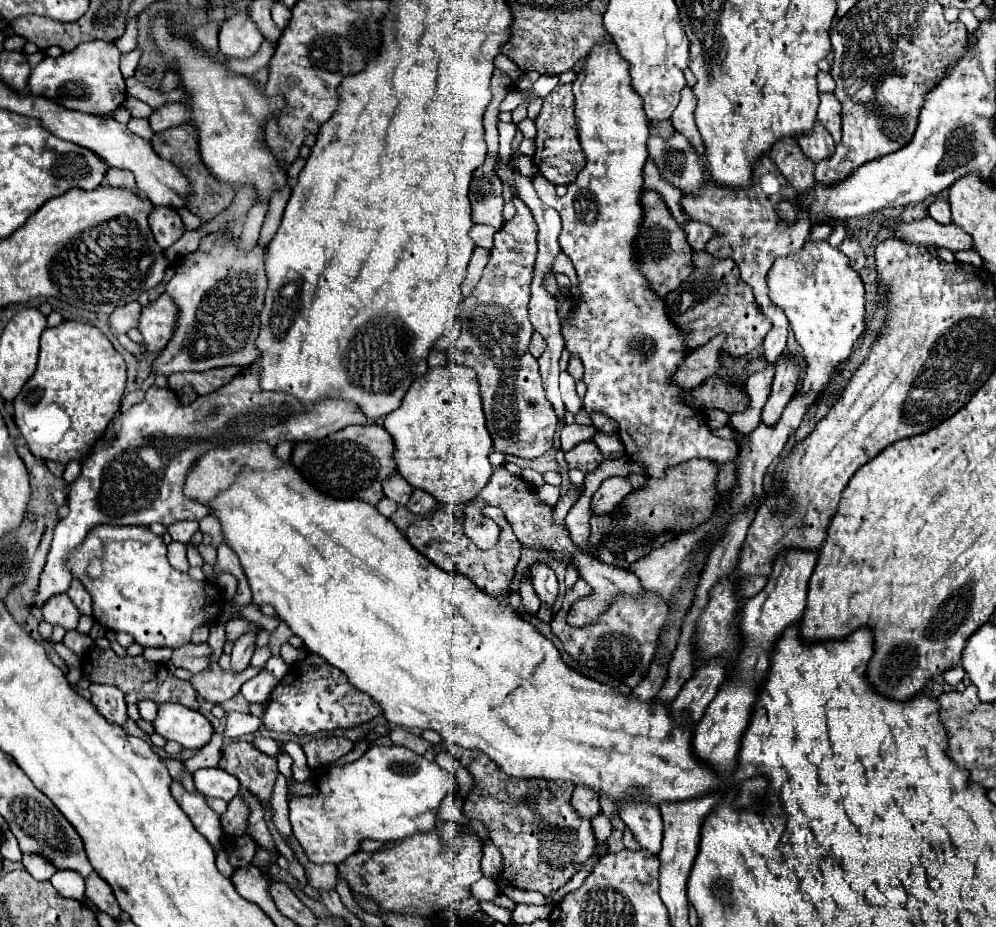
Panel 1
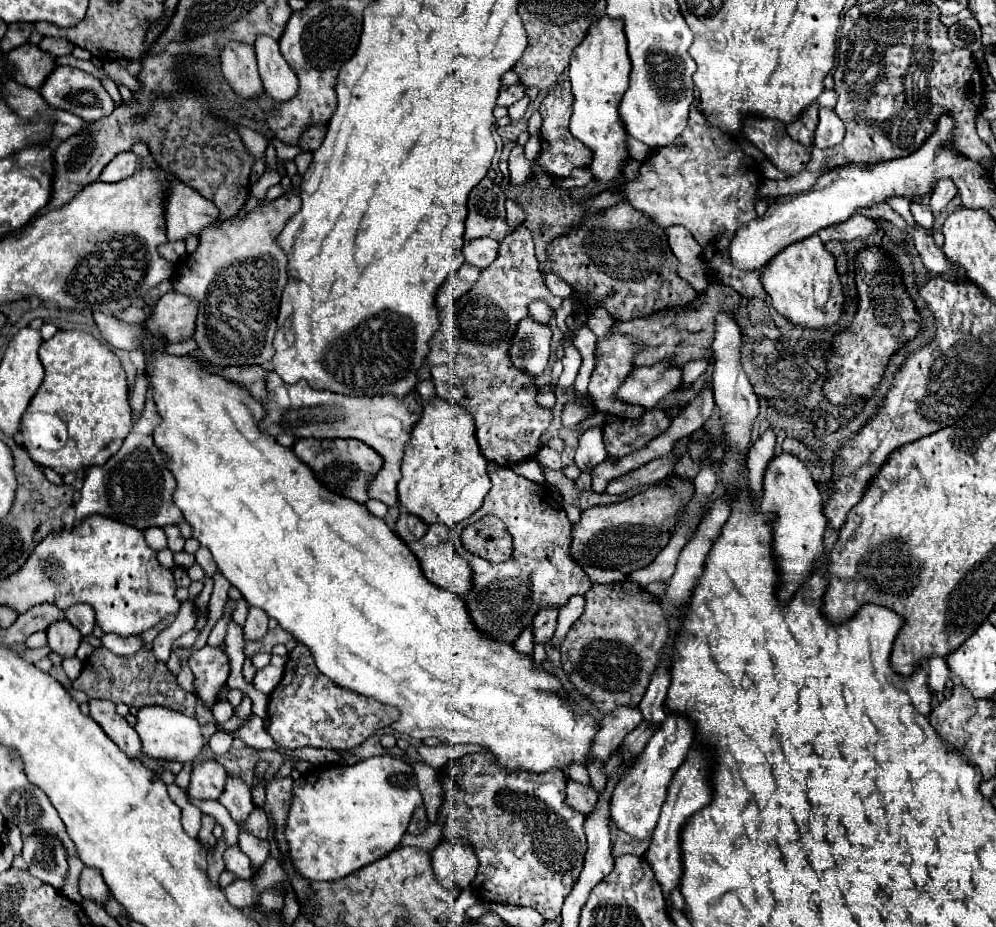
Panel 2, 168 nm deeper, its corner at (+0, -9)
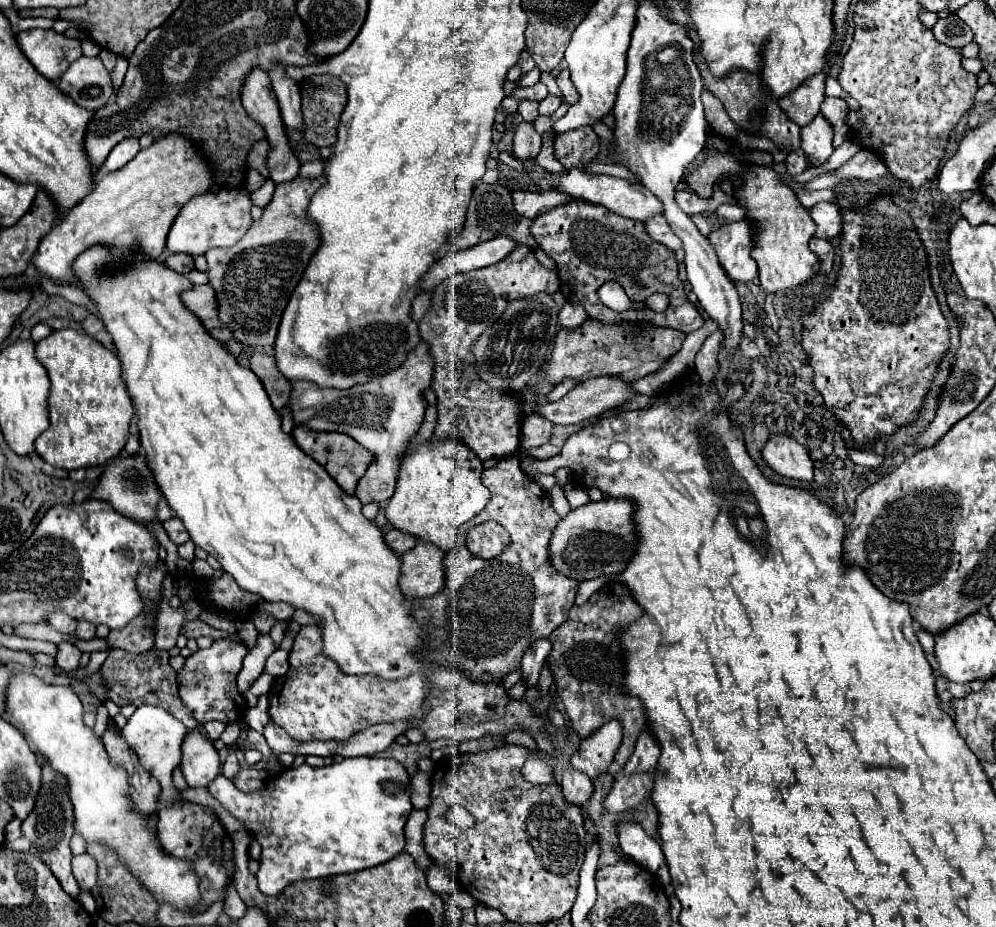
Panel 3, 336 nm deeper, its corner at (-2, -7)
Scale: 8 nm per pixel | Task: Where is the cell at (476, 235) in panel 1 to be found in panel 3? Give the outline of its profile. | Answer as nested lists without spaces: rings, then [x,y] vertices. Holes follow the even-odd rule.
[[[493,238],[491,242],[481,242],[479,246],[471,246],[471,250],[459,250],[453,254],[443,256],[433,268],[429,268],[427,276],[423,278],[423,290],[433,290],[439,282],[449,278],[451,274],[479,270],[503,260],[515,242],[511,238]]]

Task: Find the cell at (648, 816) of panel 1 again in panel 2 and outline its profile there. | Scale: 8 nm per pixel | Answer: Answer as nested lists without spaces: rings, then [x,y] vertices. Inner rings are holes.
[[[669,714],[665,724],[651,736],[645,750],[639,754],[639,758],[631,764],[629,772],[621,776],[613,790],[611,798],[611,818],[613,822],[625,830],[635,840],[649,840],[655,824],[659,820],[659,810],[667,798],[667,786],[677,772],[677,768],[683,764],[691,744],[693,744],[695,726],[685,716]]]

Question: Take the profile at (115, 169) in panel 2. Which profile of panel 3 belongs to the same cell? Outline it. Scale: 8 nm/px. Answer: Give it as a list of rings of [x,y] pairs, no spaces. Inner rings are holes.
[[[127,138],[127,140],[119,142],[119,144],[111,150],[111,154],[107,156],[107,160],[105,160],[105,164],[103,164],[103,170],[105,170],[105,172],[115,172],[115,170],[123,168],[127,162],[131,162],[131,160],[137,156],[139,150],[141,150],[141,148],[139,148],[139,140],[137,140],[137,138]]]

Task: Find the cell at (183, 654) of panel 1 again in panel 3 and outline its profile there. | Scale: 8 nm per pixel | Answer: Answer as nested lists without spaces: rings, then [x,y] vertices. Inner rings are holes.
[[[227,638],[215,640],[211,648],[197,650],[195,654],[191,654],[185,666],[177,672],[181,700],[191,710],[197,722],[219,720],[223,724],[231,724],[231,722],[237,722],[239,718],[241,720],[245,718],[243,714],[247,712],[247,704],[235,684],[235,678],[241,670],[241,662],[245,654],[247,654],[247,646],[241,642],[233,642]]]

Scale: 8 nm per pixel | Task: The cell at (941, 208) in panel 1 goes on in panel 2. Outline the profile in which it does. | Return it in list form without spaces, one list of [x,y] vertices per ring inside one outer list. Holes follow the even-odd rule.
[[[943,178],[935,184],[937,188],[933,188],[931,192],[931,200],[929,200],[929,206],[933,212],[939,212],[943,210],[943,206],[947,206],[951,202],[951,198],[957,194],[957,186],[953,184],[951,178]]]

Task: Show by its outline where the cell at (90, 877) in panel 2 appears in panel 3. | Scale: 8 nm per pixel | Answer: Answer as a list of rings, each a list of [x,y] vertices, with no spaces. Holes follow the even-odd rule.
[[[81,854],[73,858],[73,876],[81,890],[93,890],[97,882],[97,862],[89,854]]]

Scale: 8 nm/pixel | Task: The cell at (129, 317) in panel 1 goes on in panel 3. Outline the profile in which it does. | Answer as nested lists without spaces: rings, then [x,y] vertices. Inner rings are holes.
[[[89,314],[89,316],[83,320],[83,330],[85,330],[87,334],[97,334],[97,332],[105,330],[105,326],[103,326],[103,320],[101,320],[99,316]]]

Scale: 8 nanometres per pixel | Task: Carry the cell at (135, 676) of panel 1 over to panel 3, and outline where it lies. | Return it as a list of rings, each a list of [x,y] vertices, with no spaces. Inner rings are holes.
[[[113,648],[113,650],[109,650],[109,656],[103,662],[103,666],[95,674],[85,676],[81,682],[87,684],[91,694],[97,696],[99,700],[113,700],[119,706],[153,704],[153,706],[167,710],[175,718],[179,718],[191,730],[197,726],[195,718],[191,718],[191,712],[187,710],[187,706],[183,706],[183,700],[179,696],[177,672],[169,666],[169,652],[167,650],[151,648],[143,654],[131,654],[127,650]]]

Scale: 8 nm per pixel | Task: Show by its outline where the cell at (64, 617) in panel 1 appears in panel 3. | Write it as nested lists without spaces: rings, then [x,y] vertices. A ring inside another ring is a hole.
[[[71,642],[57,644],[57,656],[55,656],[55,660],[57,660],[59,668],[63,668],[63,670],[77,670],[79,658],[81,658],[81,652]]]

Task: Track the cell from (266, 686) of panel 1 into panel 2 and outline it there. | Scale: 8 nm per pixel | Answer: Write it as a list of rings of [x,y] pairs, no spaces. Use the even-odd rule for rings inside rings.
[[[265,666],[261,670],[257,670],[257,676],[253,680],[253,686],[265,694],[271,694],[271,690],[281,682],[283,678],[283,670],[275,668],[275,666]]]

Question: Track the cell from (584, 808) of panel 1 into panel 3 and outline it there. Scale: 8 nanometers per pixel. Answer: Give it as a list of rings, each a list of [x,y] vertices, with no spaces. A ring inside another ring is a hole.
[[[567,768],[563,772],[561,788],[563,788],[565,800],[571,804],[577,804],[577,806],[585,806],[593,796],[593,782],[587,778],[587,774],[583,774],[575,768]]]

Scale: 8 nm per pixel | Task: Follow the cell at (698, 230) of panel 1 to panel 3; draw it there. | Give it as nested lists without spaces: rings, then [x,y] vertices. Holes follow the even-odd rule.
[[[653,216],[653,218],[645,220],[645,226],[647,226],[647,232],[649,232],[649,236],[651,236],[653,240],[665,244],[665,246],[667,246],[669,250],[673,250],[673,252],[681,250],[683,244],[679,242],[679,238],[677,238],[677,234],[671,230],[671,226],[667,226],[667,222],[665,222],[663,216]]]

